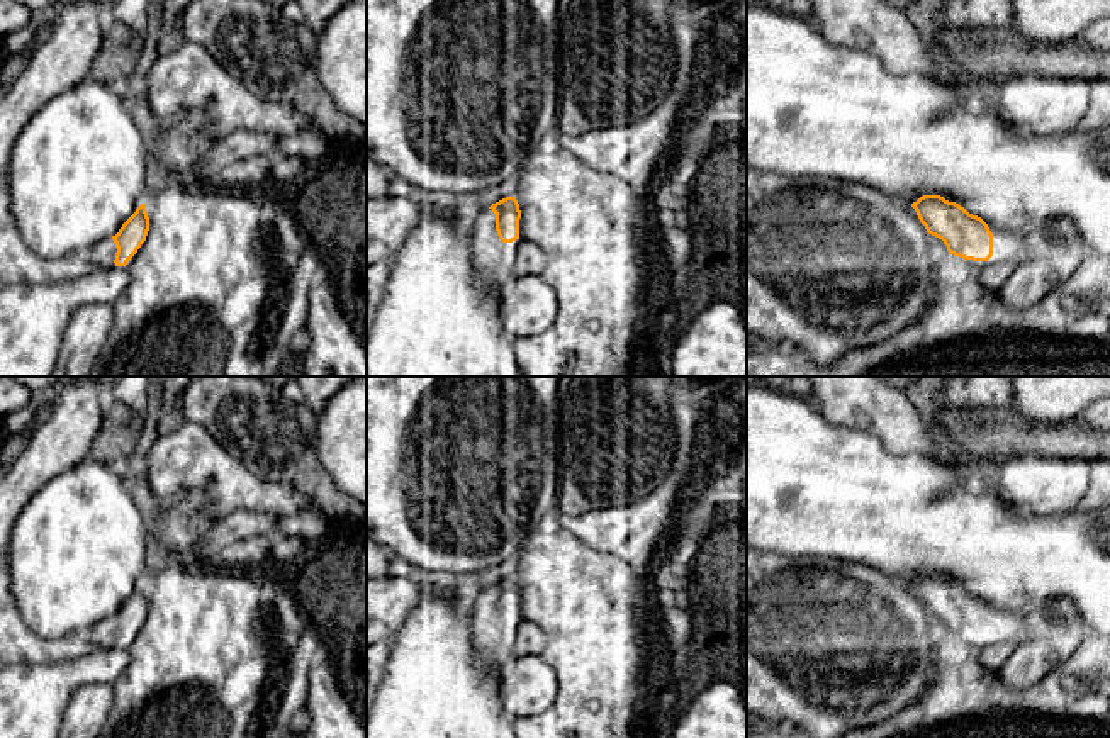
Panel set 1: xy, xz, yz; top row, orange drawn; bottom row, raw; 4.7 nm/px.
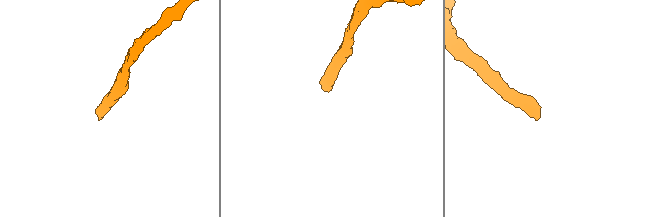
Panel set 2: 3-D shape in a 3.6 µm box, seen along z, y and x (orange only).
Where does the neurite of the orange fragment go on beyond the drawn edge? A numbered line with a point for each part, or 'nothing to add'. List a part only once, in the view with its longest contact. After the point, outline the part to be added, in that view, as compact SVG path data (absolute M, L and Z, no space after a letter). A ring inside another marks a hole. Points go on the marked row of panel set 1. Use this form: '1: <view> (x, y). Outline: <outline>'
1: xz (487, 251). Outline: M484 209L472 227L472 266L487 285L494 285L504 268L504 243L496 231L496 214Z

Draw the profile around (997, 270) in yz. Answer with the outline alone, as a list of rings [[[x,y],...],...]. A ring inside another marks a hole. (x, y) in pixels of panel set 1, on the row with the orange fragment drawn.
[[[1012,239],[1012,246],[1006,251],[998,251],[988,261],[984,261],[981,271],[981,285],[988,290],[998,292],[1013,273],[1018,256],[1029,248],[1029,241]]]

